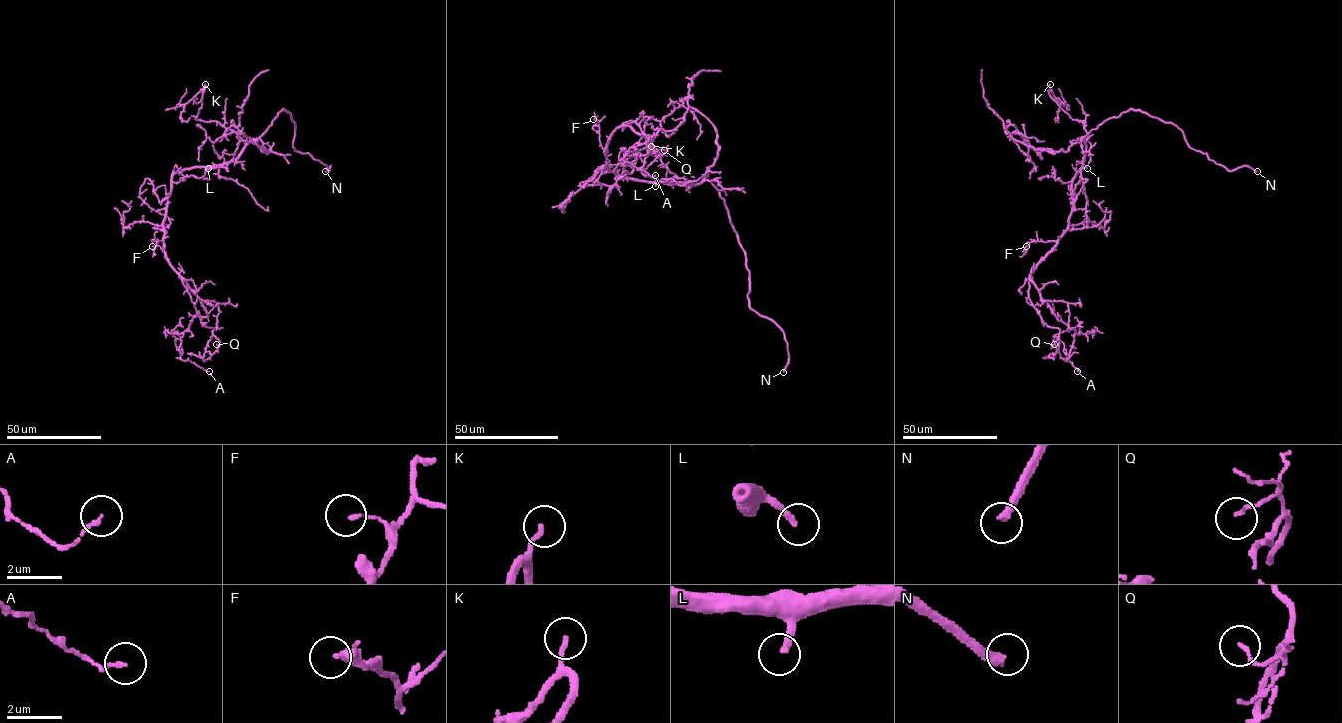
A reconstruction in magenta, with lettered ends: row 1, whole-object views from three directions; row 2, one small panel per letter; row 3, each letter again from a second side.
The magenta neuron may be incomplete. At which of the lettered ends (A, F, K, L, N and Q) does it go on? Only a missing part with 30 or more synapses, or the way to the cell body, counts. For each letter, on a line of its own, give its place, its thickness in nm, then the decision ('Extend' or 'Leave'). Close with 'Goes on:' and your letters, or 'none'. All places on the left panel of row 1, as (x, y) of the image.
A: Place: (209, 371). Thickness 140 nm. Leave
F: Place: (152, 246). Thickness 110 nm. Leave
K: Place: (205, 84). Thickness 170 nm. Leave
L: Place: (208, 168). Thickness 220 nm. Extend
N: Place: (325, 171). Thickness 360 nm. Extend
Q: Place: (216, 344). Thickness 120 nm. Leave
Goes on: L, N

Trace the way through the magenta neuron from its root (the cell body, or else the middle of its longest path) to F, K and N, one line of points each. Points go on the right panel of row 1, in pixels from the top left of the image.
F: (1082, 167), (1072, 181), (1073, 204), (1068, 229), (1056, 241), (1034, 241), (1026, 246)
K: (1082, 167), (1088, 137), (1085, 123), (1073, 120), (1051, 97), (1048, 89), (1050, 84)
N: (1082, 167), (1082, 139), (1132, 109), (1173, 123), (1190, 147), (1229, 170), (1249, 166), (1257, 171)

